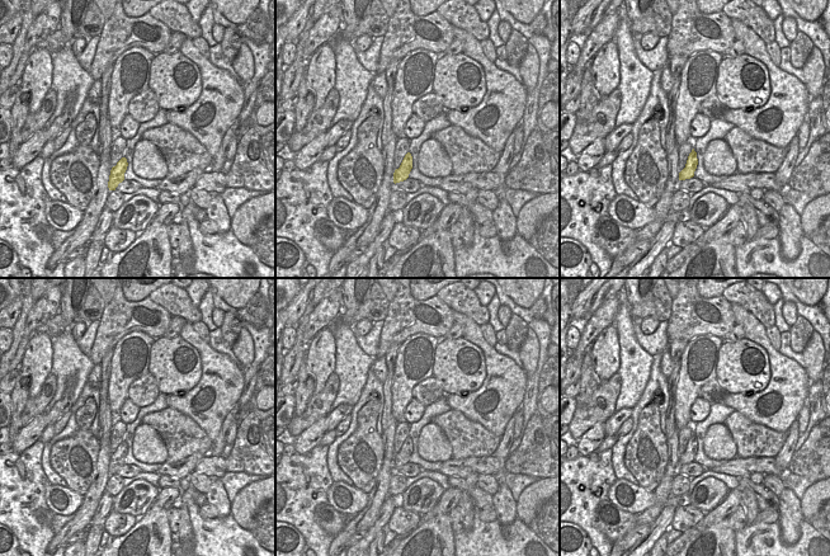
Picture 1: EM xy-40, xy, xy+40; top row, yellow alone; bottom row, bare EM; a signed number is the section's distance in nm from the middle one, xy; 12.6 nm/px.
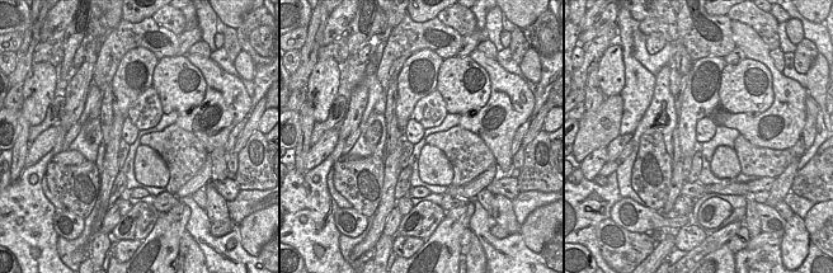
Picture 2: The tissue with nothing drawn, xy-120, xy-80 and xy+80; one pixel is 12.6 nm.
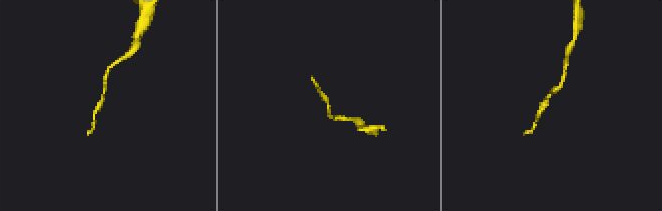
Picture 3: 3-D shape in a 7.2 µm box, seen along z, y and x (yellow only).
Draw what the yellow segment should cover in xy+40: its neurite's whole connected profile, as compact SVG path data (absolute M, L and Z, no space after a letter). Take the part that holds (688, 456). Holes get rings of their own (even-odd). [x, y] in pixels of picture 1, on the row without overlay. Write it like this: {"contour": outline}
{"contour": "M693 433L688 440L685 452L679 457L679 465L693 462L697 449L698 449L697 437Z"}

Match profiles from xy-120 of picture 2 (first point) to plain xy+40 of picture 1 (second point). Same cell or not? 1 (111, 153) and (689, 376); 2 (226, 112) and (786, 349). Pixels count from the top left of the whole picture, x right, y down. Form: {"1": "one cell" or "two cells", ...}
{"1": "two cells", "2": "two cells"}

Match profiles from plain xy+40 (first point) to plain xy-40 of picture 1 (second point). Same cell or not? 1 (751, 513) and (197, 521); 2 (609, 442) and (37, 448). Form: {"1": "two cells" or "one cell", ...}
{"1": "two cells", "2": "two cells"}

